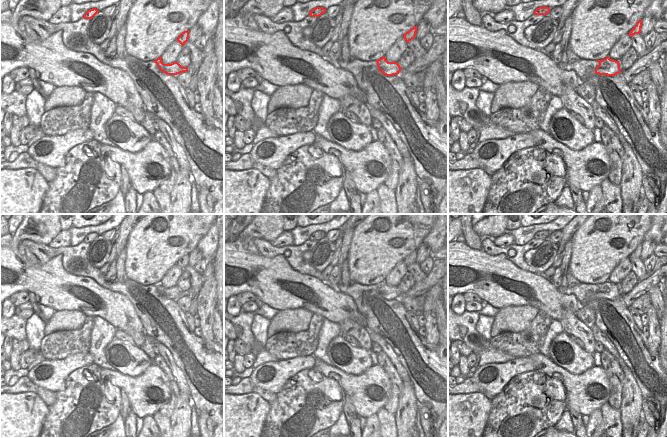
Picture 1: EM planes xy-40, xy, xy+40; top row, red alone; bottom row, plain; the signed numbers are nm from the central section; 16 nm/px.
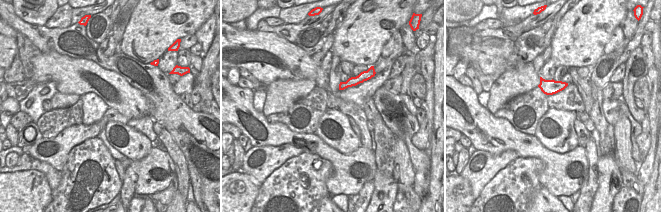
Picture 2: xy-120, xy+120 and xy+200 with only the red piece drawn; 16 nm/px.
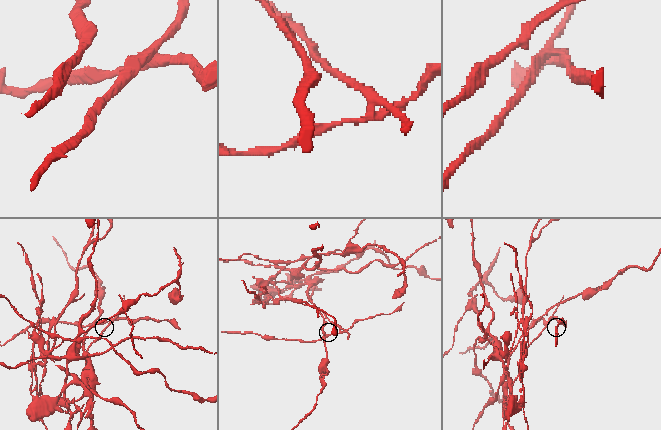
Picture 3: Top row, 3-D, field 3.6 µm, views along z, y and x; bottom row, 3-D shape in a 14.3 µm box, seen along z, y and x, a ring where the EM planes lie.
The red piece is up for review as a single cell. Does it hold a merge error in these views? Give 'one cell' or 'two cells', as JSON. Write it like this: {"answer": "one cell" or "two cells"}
{"answer": "two cells"}

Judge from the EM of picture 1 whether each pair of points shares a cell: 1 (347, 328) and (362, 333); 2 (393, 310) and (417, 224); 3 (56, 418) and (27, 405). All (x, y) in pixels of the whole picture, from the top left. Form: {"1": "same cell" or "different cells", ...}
{"1": "same cell", "2": "different cells", "3": "different cells"}

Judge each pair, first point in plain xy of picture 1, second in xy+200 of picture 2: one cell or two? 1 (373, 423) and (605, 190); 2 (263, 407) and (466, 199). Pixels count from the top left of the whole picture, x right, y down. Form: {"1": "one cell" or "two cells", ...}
{"1": "two cells", "2": "one cell"}

